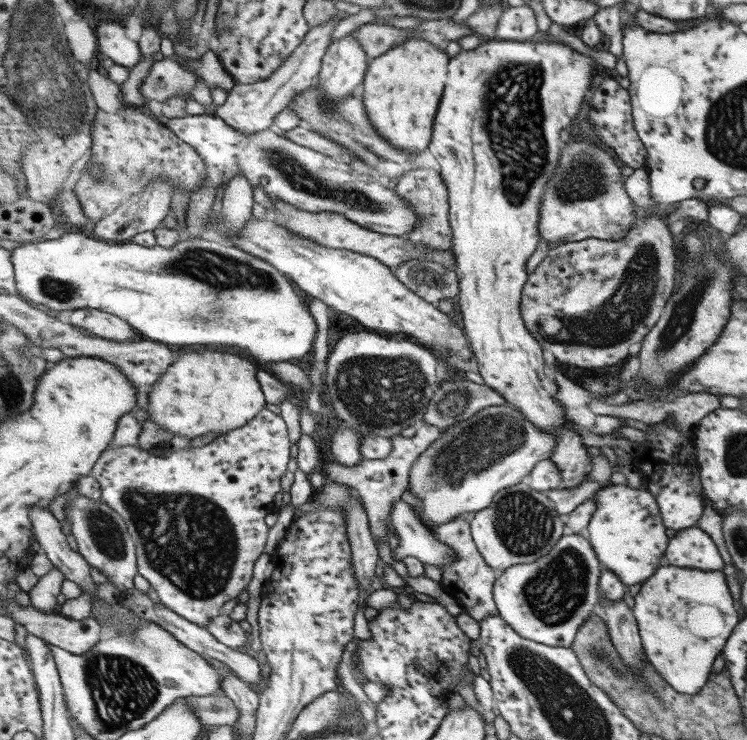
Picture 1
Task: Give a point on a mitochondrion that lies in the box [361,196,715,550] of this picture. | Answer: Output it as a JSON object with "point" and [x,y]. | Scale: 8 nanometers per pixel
{"point":[625,309]}

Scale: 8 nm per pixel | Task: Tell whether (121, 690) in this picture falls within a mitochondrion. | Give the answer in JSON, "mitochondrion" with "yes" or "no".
{"mitochondrion":"yes"}

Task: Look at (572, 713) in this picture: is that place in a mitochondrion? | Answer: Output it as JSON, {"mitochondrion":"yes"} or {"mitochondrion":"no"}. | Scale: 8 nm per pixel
{"mitochondrion":"yes"}

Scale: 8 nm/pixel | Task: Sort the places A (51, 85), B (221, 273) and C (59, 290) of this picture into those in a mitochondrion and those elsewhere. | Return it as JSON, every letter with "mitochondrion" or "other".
{"A":"mitochondrion","B":"mitochondrion","C":"mitochondrion"}

